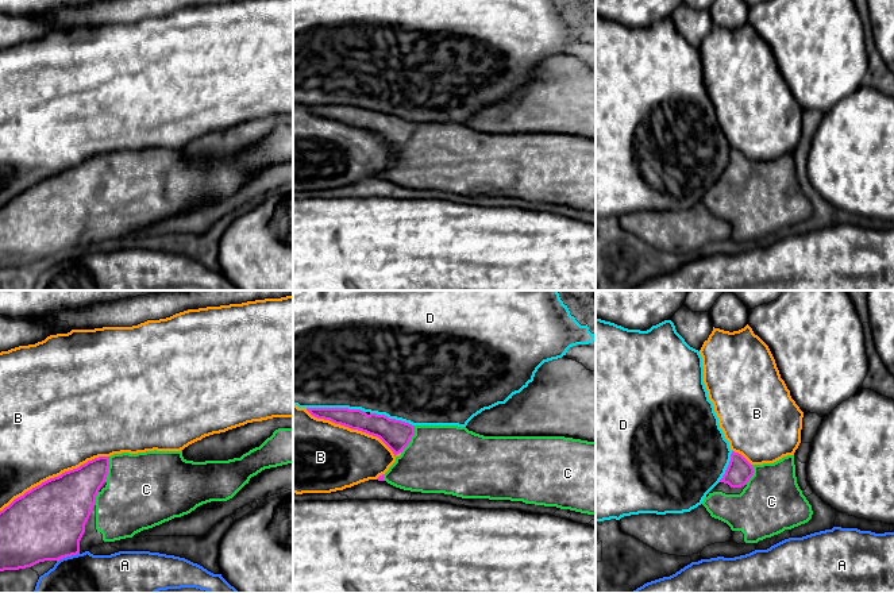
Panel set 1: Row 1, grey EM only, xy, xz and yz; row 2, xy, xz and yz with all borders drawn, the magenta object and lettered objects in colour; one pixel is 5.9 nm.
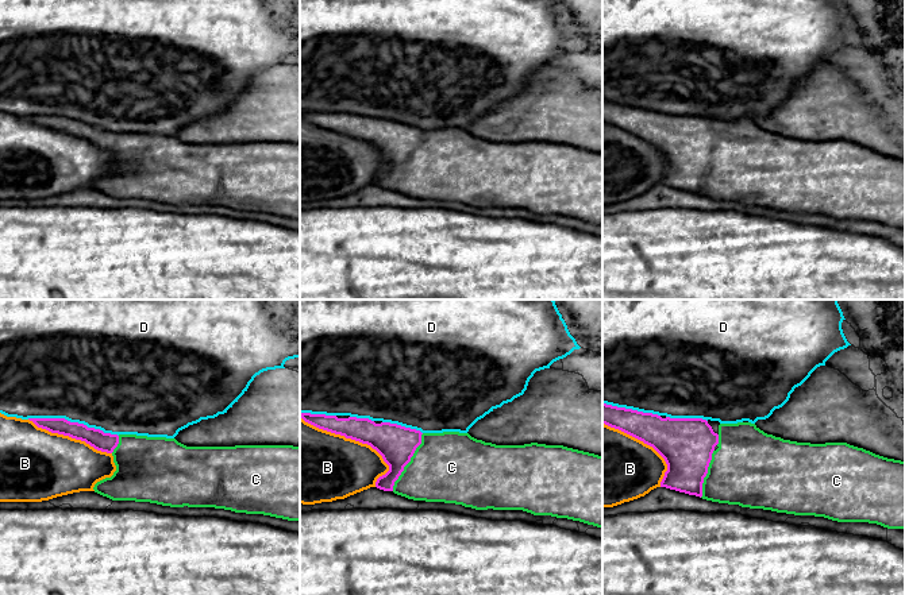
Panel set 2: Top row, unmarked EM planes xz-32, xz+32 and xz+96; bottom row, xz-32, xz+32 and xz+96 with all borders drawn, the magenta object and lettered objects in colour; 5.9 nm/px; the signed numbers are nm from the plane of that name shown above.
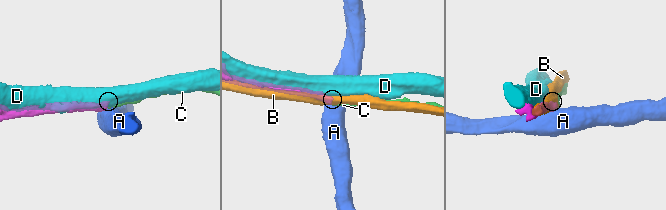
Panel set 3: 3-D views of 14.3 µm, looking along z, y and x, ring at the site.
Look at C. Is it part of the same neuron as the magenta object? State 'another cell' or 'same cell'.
same cell

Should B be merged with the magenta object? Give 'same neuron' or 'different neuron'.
different neuron

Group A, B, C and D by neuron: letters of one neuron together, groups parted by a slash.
A / B / C / D

